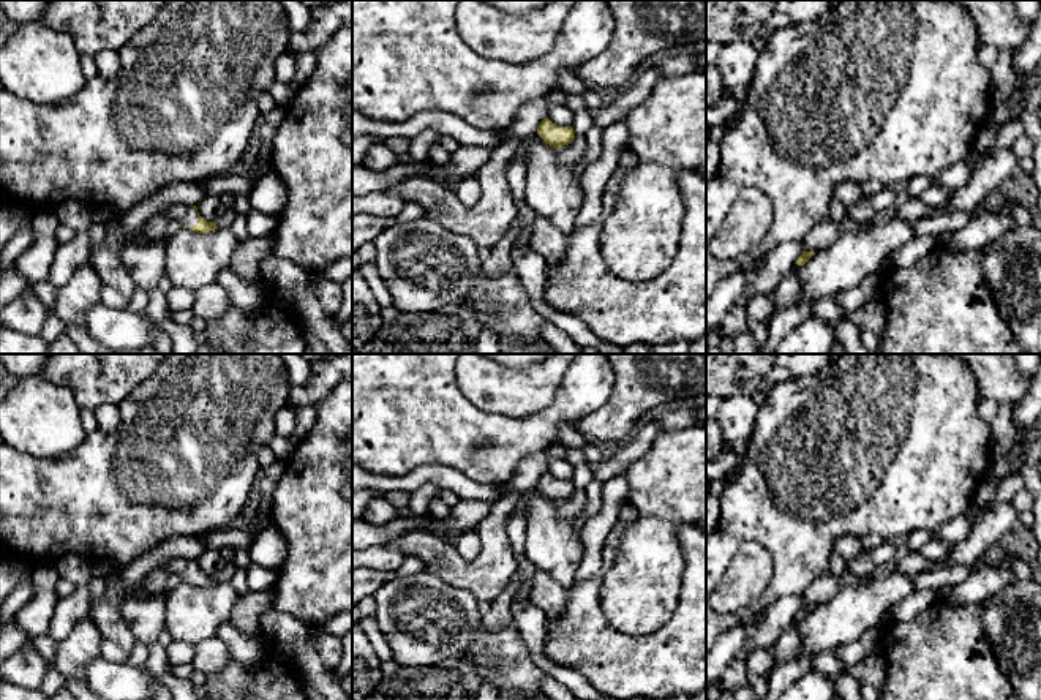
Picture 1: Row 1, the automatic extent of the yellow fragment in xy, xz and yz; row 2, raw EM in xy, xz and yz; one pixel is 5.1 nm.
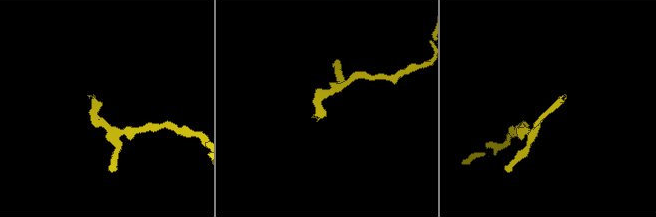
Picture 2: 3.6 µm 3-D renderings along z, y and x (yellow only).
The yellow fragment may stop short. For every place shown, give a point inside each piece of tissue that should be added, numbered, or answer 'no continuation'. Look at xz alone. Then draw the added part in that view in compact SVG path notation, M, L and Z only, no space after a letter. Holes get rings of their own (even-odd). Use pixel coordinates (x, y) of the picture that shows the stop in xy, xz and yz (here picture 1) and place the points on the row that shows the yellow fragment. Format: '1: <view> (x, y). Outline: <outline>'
no continuation

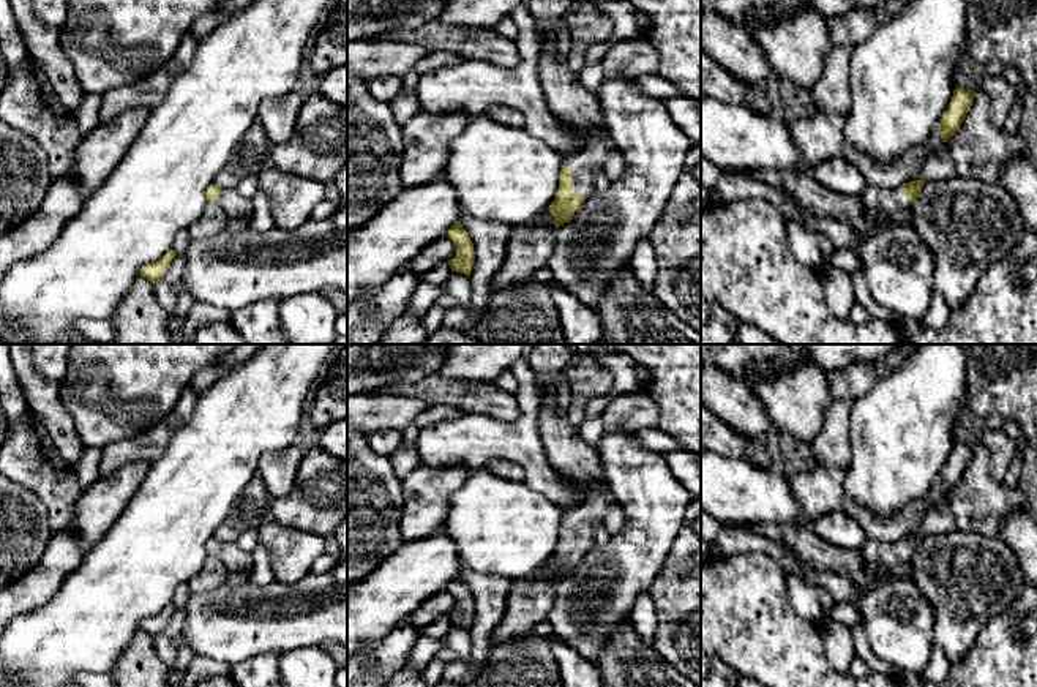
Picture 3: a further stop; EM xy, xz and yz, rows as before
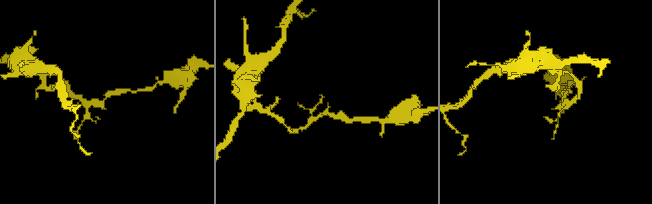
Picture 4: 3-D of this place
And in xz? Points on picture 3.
1: xz (586, 163). Outline: M593 142L563 160L563 166L573 167L571 183L578 188L581 196L590 196L595 191L595 175L603 172L611 147L611 142Z

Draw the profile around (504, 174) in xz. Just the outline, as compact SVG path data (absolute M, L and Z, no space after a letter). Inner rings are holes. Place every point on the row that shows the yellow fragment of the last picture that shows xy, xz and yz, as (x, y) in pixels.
M475 115L450 142L442 177L455 188L462 215L524 226L556 199L565 156L524 128Z

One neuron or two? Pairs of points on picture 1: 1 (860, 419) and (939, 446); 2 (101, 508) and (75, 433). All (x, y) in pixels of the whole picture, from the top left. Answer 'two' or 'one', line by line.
1: one
2: two

